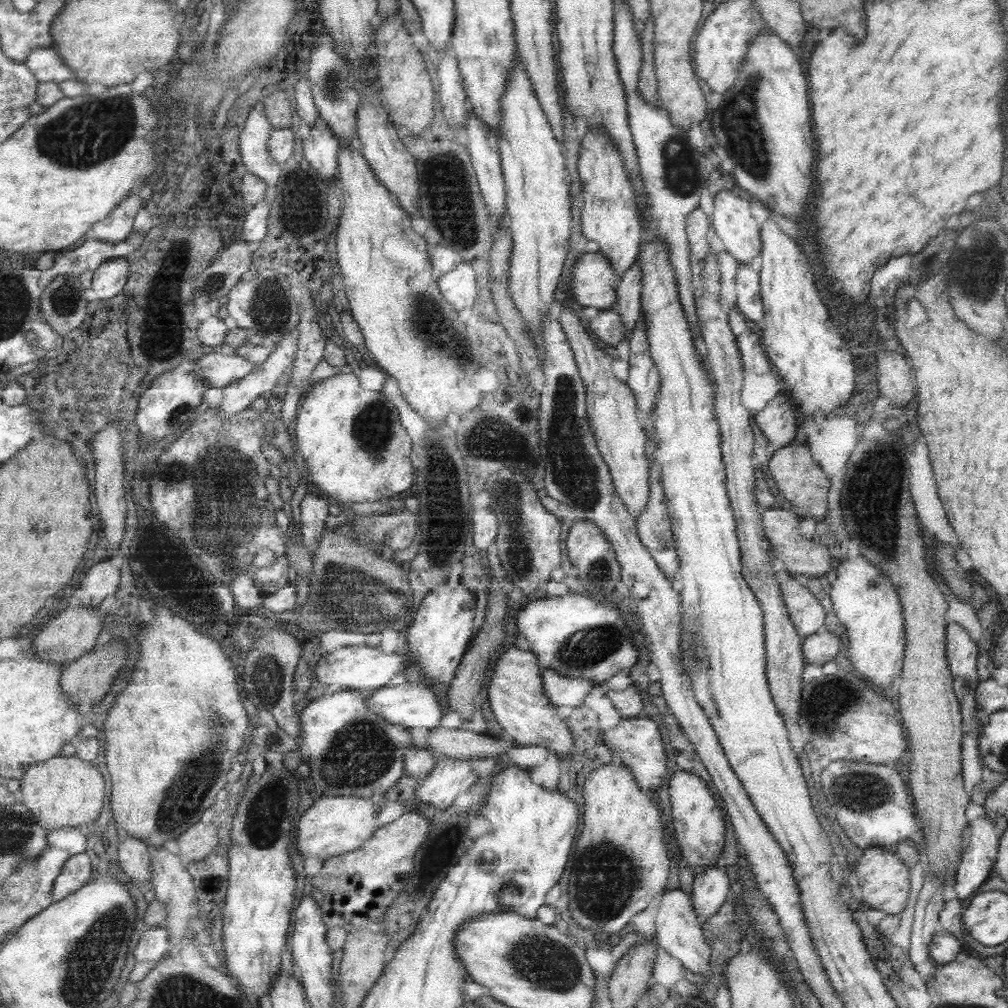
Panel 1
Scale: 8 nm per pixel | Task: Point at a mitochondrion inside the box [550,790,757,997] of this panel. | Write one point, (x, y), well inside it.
(618, 870)

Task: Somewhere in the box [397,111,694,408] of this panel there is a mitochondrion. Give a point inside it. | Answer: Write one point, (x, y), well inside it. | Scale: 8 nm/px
(447, 175)

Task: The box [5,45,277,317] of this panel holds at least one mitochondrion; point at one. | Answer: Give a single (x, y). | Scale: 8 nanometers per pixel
(83, 135)

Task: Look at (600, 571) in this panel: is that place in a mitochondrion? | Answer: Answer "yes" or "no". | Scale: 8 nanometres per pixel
yes

